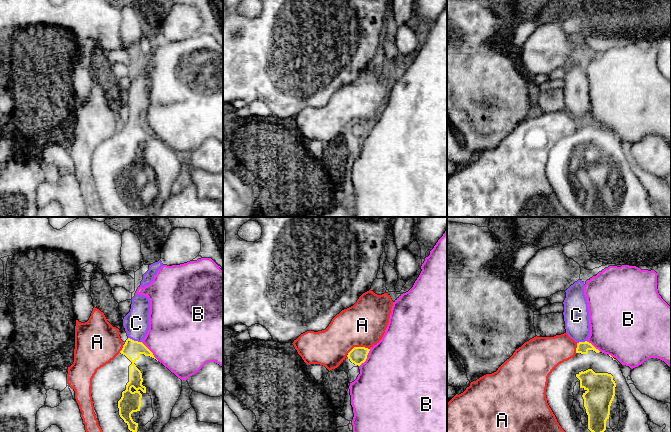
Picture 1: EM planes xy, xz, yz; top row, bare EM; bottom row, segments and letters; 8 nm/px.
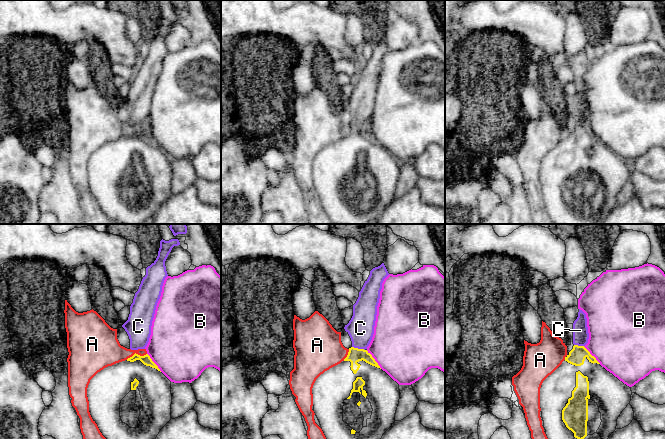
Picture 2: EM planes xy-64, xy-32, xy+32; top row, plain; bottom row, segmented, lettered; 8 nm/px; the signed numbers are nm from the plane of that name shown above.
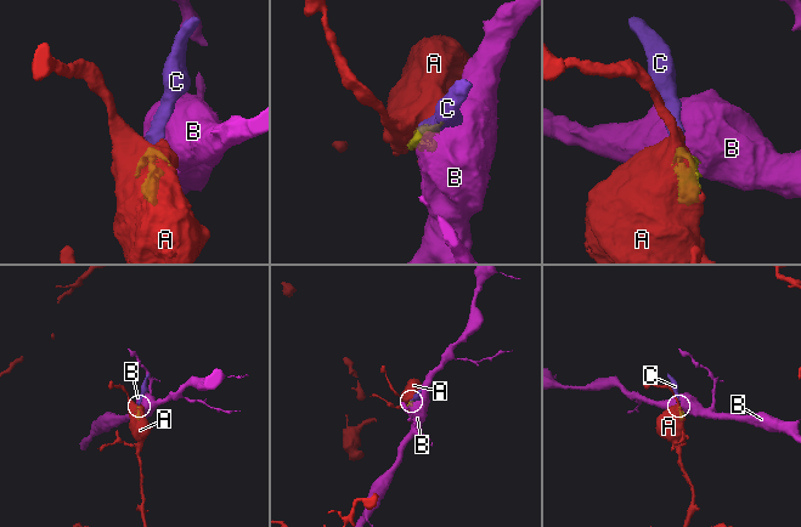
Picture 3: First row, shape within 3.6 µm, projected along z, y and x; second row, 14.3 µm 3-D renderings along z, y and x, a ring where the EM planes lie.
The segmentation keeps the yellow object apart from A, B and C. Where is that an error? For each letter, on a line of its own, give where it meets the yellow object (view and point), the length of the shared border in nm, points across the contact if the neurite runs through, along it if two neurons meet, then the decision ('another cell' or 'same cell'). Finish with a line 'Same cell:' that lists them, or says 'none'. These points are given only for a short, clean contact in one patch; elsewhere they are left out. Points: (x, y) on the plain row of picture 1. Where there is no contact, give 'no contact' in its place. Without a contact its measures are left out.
A: meets yellow in xz at (358, 123); contact 190 nm long; another cell
B: meets yellow in xy at (150, 127); contact 200 nm long; border along xy (141, 118), (158, 136); another cell
C: meets yellow in xy at (135, 117); contact 120 nm long; runs through xy (131, 125), (135, 117), (136, 99); same cell
Same cell: C

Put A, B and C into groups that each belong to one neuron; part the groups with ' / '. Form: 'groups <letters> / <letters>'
groups A / B / C

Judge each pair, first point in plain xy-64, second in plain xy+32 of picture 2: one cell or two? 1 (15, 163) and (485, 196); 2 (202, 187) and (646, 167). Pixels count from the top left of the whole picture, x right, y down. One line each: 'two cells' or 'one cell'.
1: two cells
2: two cells

